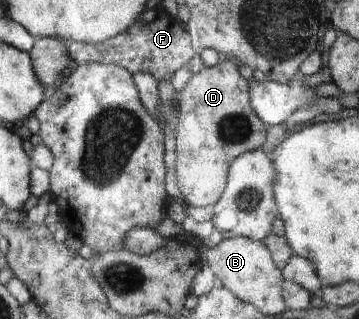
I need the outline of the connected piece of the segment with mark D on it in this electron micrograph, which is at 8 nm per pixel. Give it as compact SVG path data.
M220 58L219 62L211 67L204 67L200 72L192 73L191 78L187 81L187 84L184 86L183 90L179 93L177 97L177 106L178 106L178 118L177 124L175 125L175 138L176 138L176 183L179 189L179 192L184 196L185 201L194 207L205 207L214 205L223 190L225 190L225 185L227 182L227 175L229 172L229 167L231 162L243 154L243 152L249 152L249 150L255 150L255 148L261 148L263 142L265 142L265 126L263 122L258 117L258 113L251 108L249 104L249 82L239 74L237 70L237 64L233 64L232 59Z

